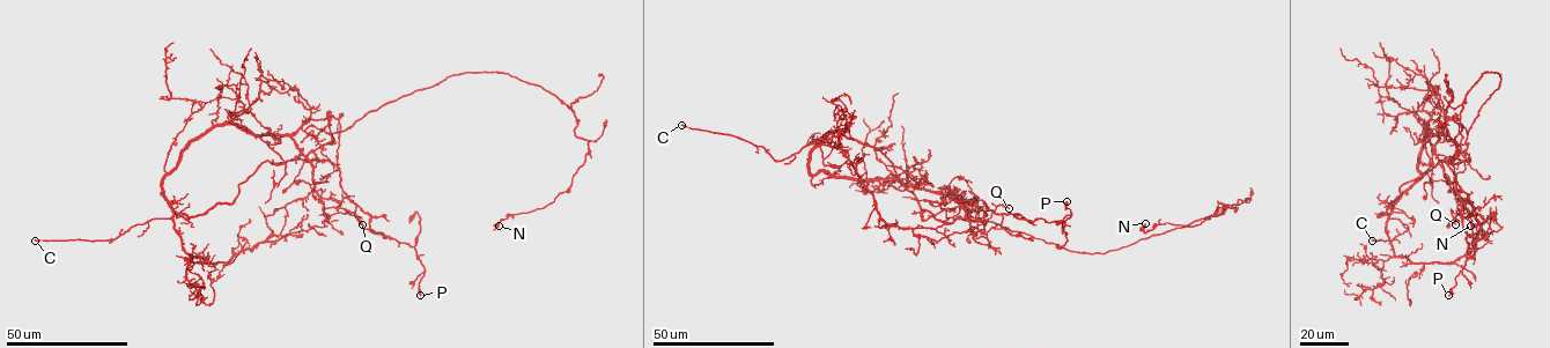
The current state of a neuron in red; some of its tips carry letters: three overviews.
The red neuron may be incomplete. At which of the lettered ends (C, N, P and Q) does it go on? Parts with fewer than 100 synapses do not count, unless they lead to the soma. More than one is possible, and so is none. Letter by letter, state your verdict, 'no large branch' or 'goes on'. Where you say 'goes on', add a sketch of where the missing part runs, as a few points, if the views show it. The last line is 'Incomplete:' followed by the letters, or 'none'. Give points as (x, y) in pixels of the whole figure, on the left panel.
C: goes on; course (35, 241), (26, 237), (2, 246)
N: no large branch
P: no large branch
Q: no large branch
Incomplete: C

